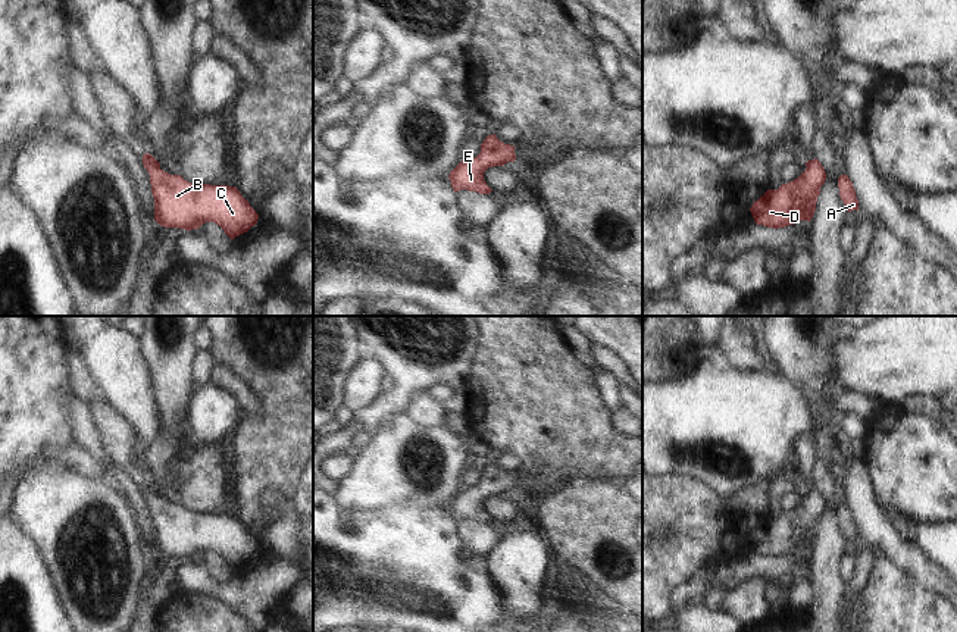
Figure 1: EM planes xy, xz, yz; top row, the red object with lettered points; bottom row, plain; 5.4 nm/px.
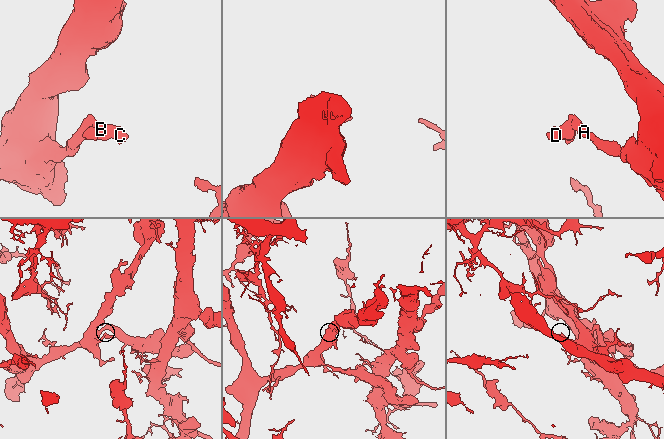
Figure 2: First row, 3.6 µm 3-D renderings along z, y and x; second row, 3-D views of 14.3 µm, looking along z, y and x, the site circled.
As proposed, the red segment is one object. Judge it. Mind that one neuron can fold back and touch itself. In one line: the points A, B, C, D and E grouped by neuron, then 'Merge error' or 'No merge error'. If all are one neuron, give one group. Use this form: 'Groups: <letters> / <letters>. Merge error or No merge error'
Groups: A B C D E. No merge error.

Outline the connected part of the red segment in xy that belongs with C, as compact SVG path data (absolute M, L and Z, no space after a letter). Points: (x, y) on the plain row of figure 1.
M148 482L143 494L150 504L154 550L160 556L191 560L215 551L234 569L257 553L259 544L237 516L191 513L162 500Z

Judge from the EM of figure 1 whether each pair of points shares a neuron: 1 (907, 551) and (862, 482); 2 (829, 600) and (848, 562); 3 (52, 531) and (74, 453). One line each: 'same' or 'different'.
1: same
2: different
3: different

